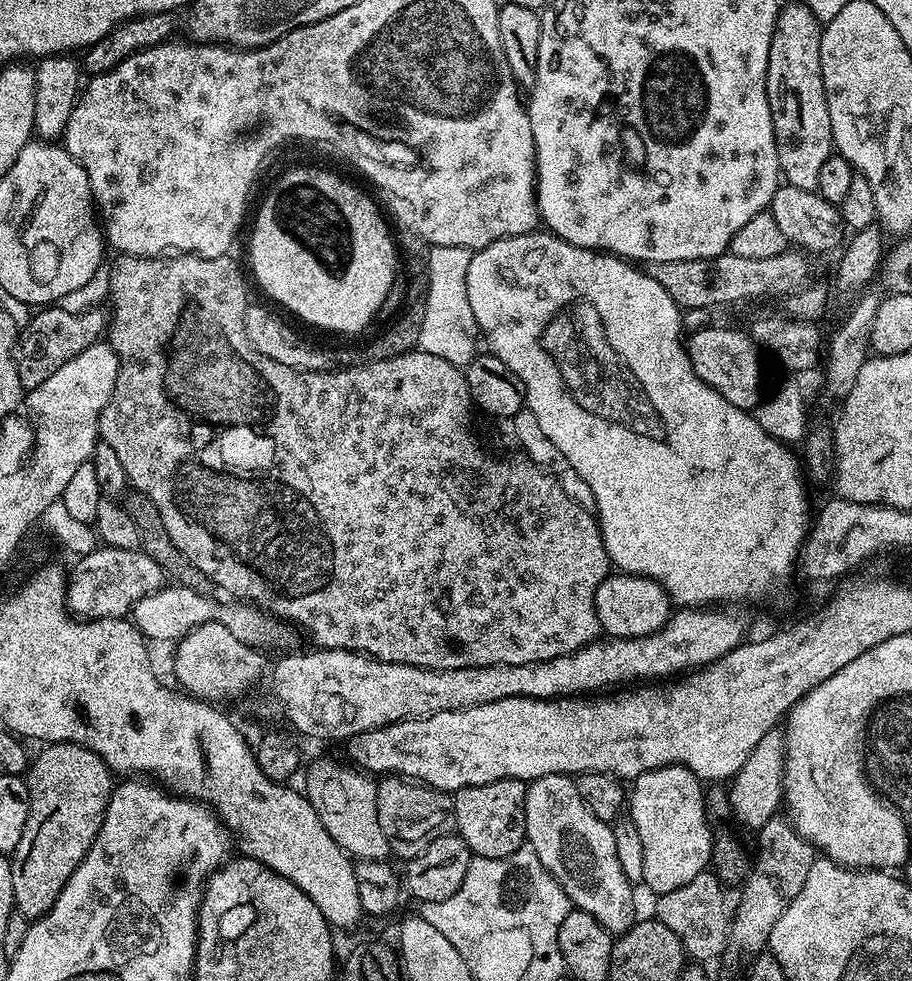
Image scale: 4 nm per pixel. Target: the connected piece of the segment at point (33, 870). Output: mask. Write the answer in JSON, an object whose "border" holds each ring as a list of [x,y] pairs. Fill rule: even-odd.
{"border":[[[74,743],[49,744],[42,752],[33,757],[26,773],[25,784],[28,788],[28,814],[18,846],[11,855],[11,885],[14,888],[14,906],[17,913],[26,919],[39,919],[52,908],[61,893],[62,886],[70,874],[81,864],[89,852],[101,822],[104,821],[105,807],[111,796],[114,780],[108,767],[100,756],[89,748]]]}

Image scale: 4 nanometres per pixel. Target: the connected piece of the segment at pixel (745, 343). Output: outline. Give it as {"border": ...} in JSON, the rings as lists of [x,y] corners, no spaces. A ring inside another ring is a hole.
{"border":[[[700,328],[689,340],[687,337],[686,351],[694,374],[698,374],[698,378],[702,378],[702,382],[706,382],[706,386],[718,390],[718,394],[722,394],[722,398],[726,398],[726,402],[745,410],[755,409],[756,405],[760,403],[762,393],[765,391],[765,389],[763,390],[764,372],[760,369],[762,352],[747,331],[739,332],[736,328]]]}

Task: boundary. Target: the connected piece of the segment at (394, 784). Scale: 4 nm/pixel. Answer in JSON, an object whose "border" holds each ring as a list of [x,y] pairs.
{"border":[[[385,775],[377,783],[378,826],[388,836],[388,847],[403,858],[411,858],[421,852],[432,840],[451,833],[454,828],[453,797],[436,788],[429,788],[403,776]]]}

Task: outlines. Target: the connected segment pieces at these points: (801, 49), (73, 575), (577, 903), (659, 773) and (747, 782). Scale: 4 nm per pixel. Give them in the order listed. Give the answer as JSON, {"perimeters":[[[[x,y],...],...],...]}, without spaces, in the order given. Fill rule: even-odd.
{"perimeters":[[[[803,2],[785,3],[776,19],[774,38],[770,38],[770,58],[766,66],[766,94],[770,102],[770,118],[774,126],[781,177],[787,183],[811,192],[816,191],[818,186],[818,170],[822,170],[826,158],[834,155],[830,110],[826,106],[826,90],[822,78],[821,31],[822,21],[812,13],[810,6],[806,6]]],[[[98,546],[74,563],[66,578],[65,604],[74,616],[81,619],[125,617],[133,605],[156,592],[166,582],[163,569],[140,549]]],[[[546,774],[542,778],[531,781],[527,785],[528,793],[524,799],[526,814],[527,843],[538,854],[542,866],[555,878],[556,884],[568,896],[569,905],[581,908],[586,914],[598,918],[602,926],[610,933],[621,934],[630,931],[638,919],[636,913],[636,896],[632,893],[633,881],[622,874],[622,866],[618,863],[618,850],[614,847],[613,825],[607,820],[598,818],[586,802],[582,802],[582,794],[578,794],[575,779],[568,774]]],[[[681,764],[643,772],[631,781],[626,812],[642,838],[642,884],[657,897],[686,886],[712,863],[712,831],[706,822],[705,799],[700,779]]],[[[774,727],[770,734],[766,734],[766,738],[762,738],[762,742],[758,742],[758,746],[754,746],[754,750],[750,750],[750,758],[742,762],[742,770],[738,770],[738,774],[732,777],[727,785],[728,801],[737,825],[758,830],[781,811],[784,799],[785,759],[783,731]]]]}

